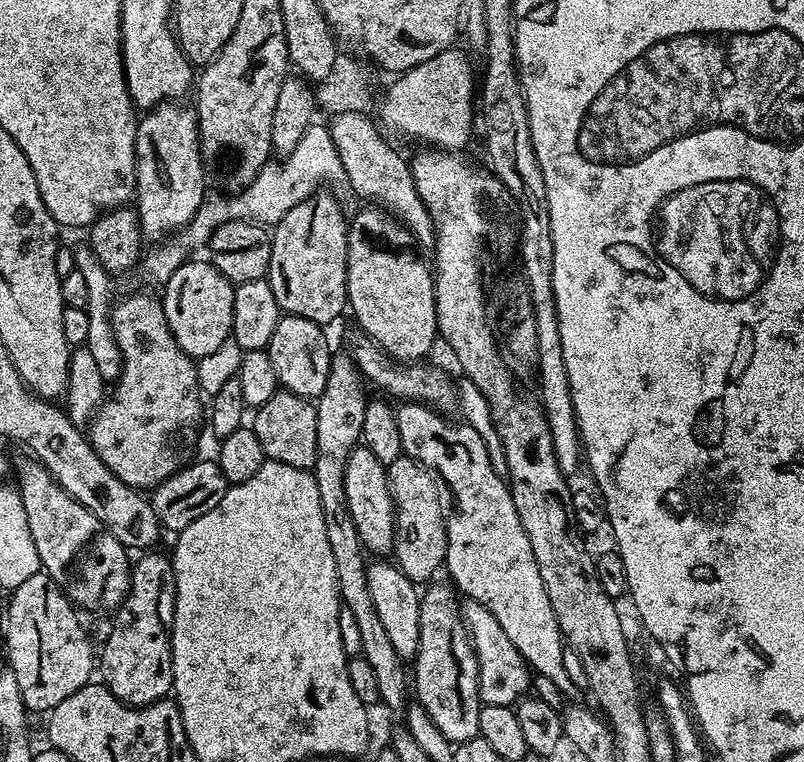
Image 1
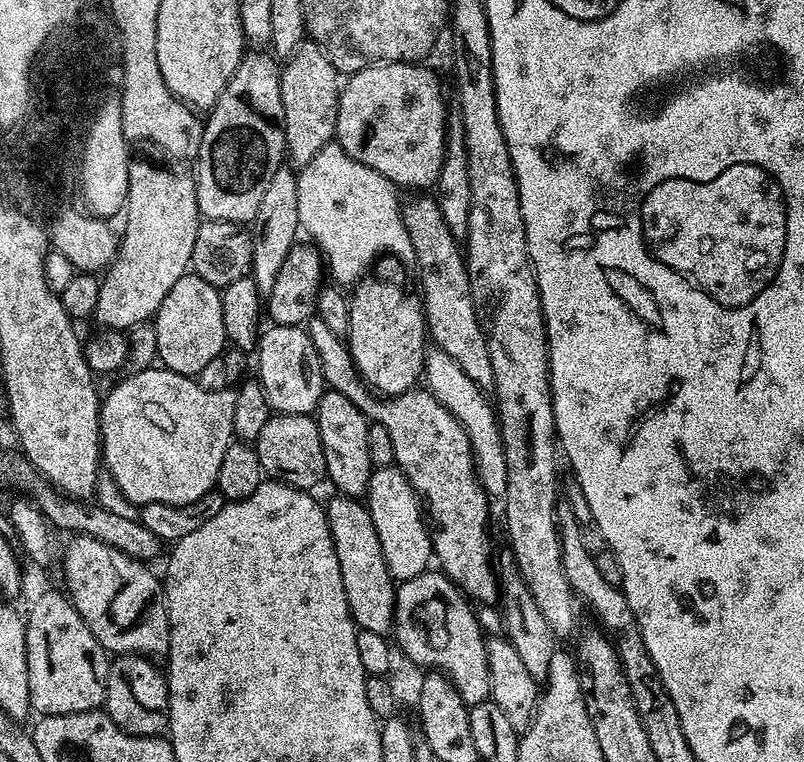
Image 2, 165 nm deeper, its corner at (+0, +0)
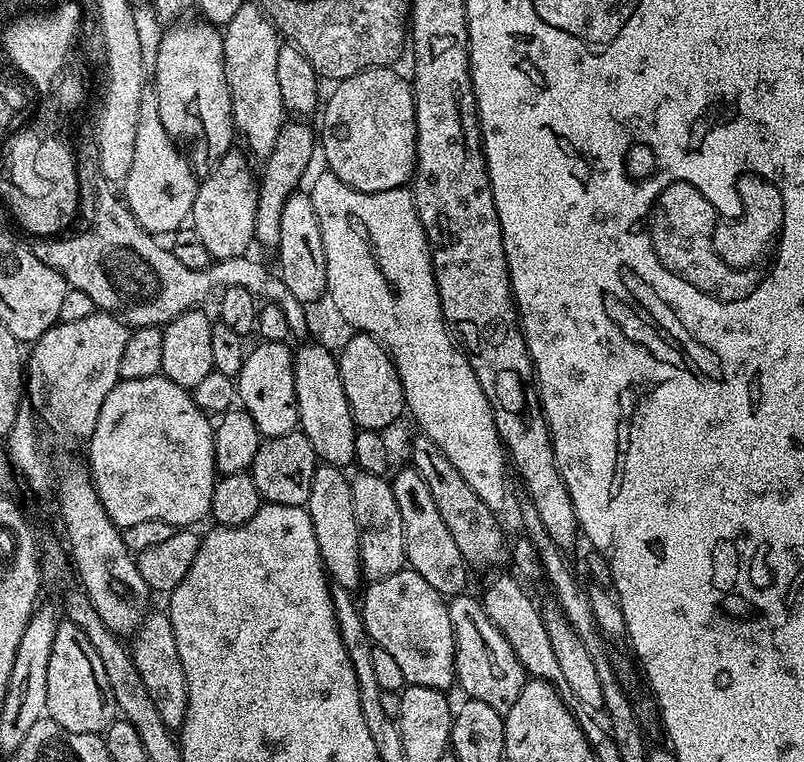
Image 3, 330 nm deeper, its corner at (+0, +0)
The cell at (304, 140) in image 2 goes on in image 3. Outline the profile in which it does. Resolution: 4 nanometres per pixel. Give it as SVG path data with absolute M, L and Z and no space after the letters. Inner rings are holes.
M285 123L278 134L278 142L274 142L274 150L263 161L264 174L258 178L256 189L256 217L254 230L255 243L268 250L275 249L278 242L278 226L282 226L282 206L286 206L286 198L290 198L301 187L300 179L304 171L312 164L312 155L318 152L318 136L308 124Z

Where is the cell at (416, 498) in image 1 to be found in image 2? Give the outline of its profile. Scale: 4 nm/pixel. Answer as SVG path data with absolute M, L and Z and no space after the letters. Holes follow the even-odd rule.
M395 466L373 468L366 503L374 522L374 531L378 534L378 543L382 545L382 558L386 558L386 566L393 581L409 580L429 571L431 564L428 563L433 563L434 560L430 528L426 523L426 512L420 495L414 490L404 471Z

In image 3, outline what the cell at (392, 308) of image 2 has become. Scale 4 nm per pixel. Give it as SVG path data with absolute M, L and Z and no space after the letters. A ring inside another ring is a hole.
M356 332L338 353L340 377L350 402L350 414L357 429L365 428L383 433L400 415L405 415L406 405L400 375L388 349L366 332Z

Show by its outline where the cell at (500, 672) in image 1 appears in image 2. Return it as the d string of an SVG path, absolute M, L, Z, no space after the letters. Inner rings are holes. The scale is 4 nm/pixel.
M429 570L396 584L396 605L391 630L395 647L399 651L400 648L404 651L406 659L413 660L418 667L424 668L423 670L435 670L445 676L454 686L454 690L458 690L462 702L469 706L482 703L492 694L490 666L488 665L488 640L484 629L480 626L479 615L474 608L472 612L471 606L473 607L469 597L465 596L463 591L443 572Z

